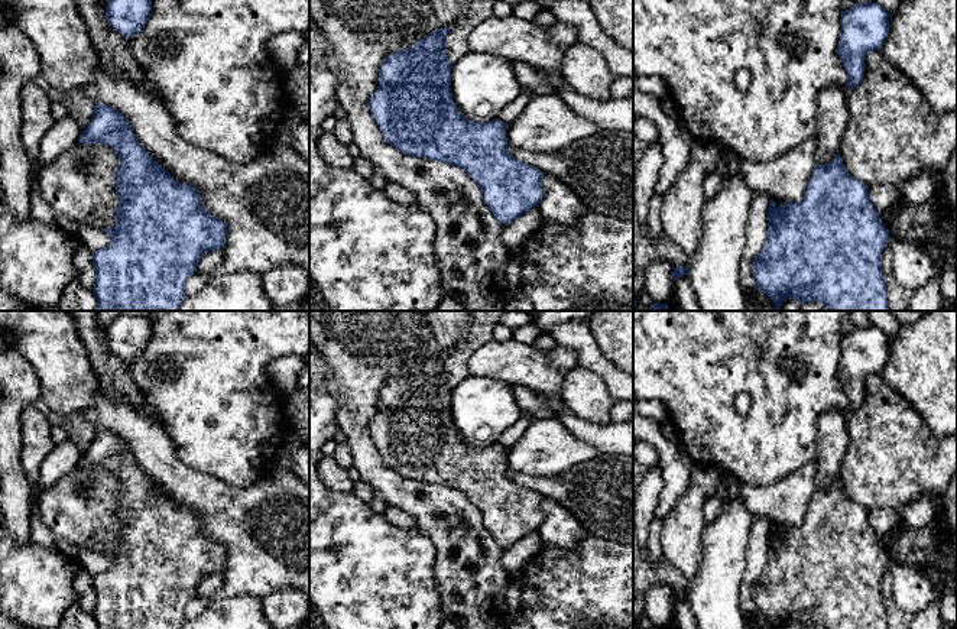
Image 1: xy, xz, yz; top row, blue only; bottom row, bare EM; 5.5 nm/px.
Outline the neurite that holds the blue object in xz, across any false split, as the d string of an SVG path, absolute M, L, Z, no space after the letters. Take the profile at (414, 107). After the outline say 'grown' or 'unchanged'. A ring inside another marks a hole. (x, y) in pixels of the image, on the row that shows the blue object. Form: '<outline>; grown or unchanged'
M451 27L435 29L426 38L412 46L390 54L379 69L379 85L369 100L369 107L385 140L403 155L426 158L429 161L450 163L461 168L481 189L483 202L493 213L502 226L518 220L528 210L538 207L544 192L541 179L544 172L531 166L507 152L507 123L494 119L486 123L467 120L457 108L451 91L452 62L447 59L445 36Z; unchanged

